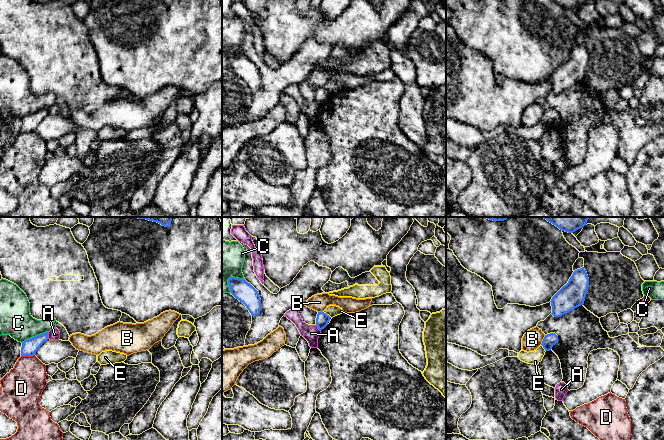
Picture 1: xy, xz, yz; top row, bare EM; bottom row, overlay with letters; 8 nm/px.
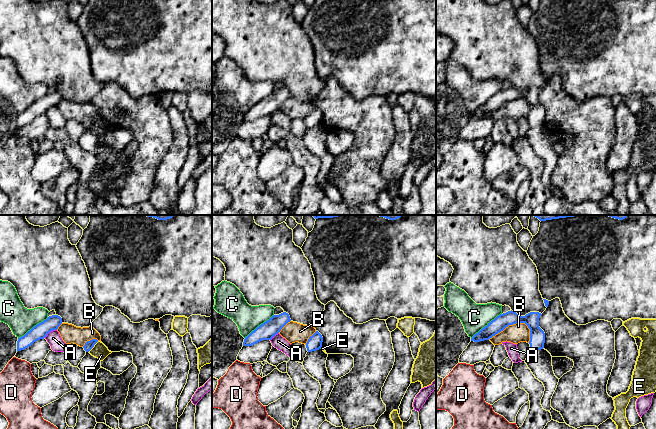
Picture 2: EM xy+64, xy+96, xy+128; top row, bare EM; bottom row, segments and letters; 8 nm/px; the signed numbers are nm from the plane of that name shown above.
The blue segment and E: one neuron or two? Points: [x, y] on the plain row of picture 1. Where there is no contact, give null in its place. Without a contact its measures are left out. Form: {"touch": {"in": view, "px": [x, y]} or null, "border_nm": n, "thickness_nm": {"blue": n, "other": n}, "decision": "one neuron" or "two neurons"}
{"touch": {"in": "xz", "px": [326, 90]}, "border_nm": 90, "thickness_nm": {"blue": 100, "other": 100}, "decision": "two neurons"}

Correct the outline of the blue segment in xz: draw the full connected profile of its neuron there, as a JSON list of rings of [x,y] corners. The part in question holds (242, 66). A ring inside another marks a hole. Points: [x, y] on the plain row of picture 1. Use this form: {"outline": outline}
{"outline": [[[235,53],[228,55],[231,70],[242,78],[252,92],[260,90],[261,75],[258,67],[246,56]]]}

